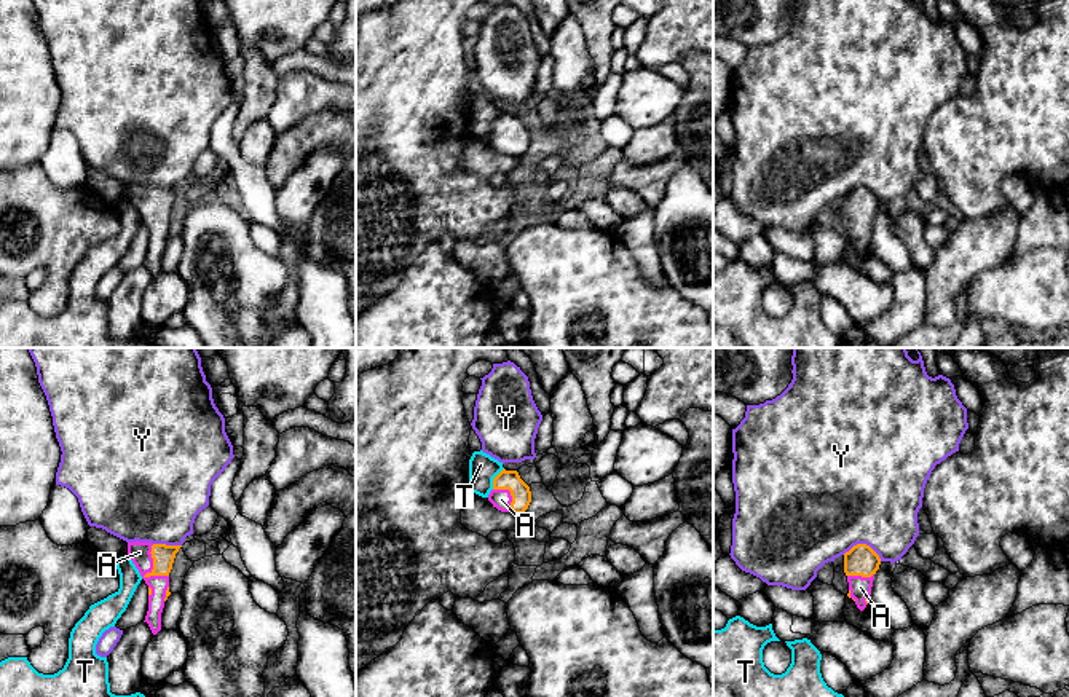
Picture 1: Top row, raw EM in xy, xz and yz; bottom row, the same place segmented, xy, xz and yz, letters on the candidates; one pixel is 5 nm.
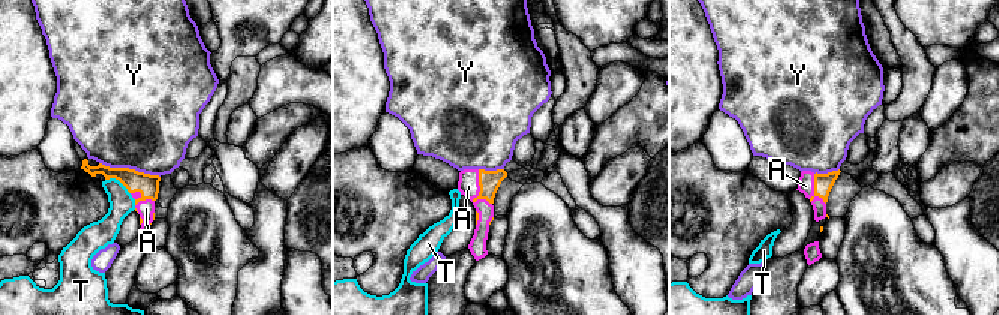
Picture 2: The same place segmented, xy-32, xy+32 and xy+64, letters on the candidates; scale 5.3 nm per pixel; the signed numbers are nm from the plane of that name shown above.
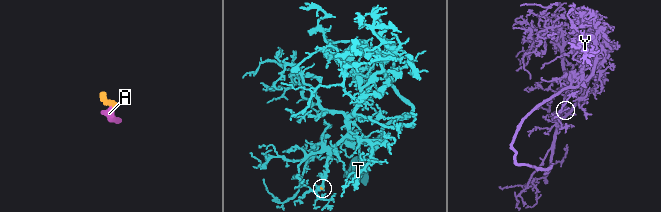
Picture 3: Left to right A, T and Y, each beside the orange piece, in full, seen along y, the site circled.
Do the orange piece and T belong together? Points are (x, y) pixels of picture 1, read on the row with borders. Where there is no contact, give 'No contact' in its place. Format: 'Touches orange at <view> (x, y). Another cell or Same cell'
Touches orange at xz (493, 479). Another cell

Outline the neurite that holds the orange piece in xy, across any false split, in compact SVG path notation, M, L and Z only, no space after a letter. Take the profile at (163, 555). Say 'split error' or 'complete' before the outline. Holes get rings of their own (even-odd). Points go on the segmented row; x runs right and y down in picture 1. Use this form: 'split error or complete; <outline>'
split error; M128 542L128 557L148 585L148 611L145 620L153 635L161 630L161 612L169 592L169 573L182 545Z

